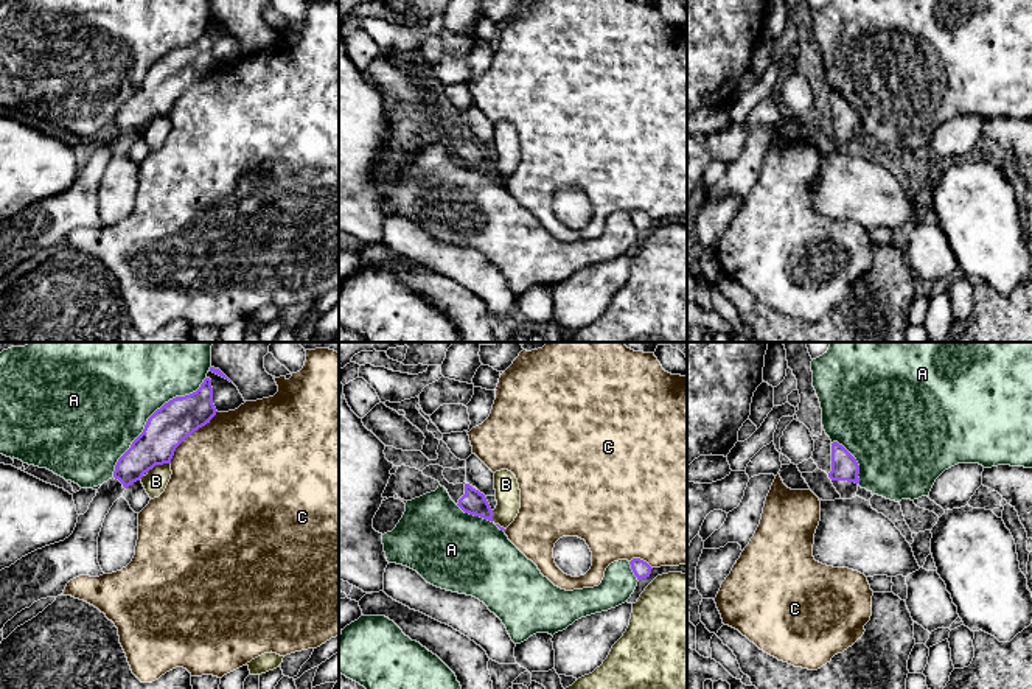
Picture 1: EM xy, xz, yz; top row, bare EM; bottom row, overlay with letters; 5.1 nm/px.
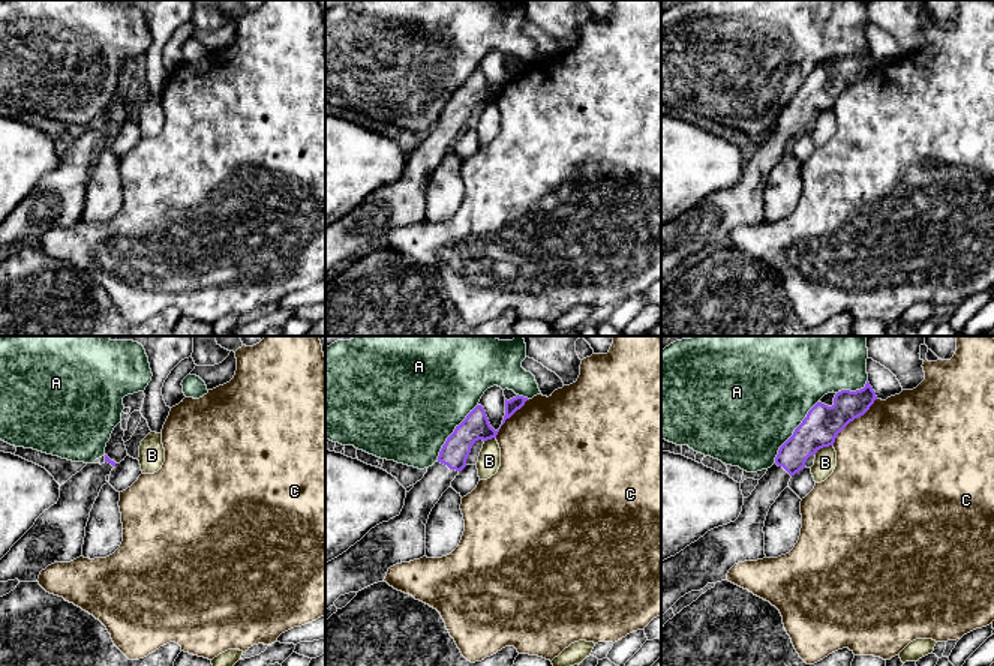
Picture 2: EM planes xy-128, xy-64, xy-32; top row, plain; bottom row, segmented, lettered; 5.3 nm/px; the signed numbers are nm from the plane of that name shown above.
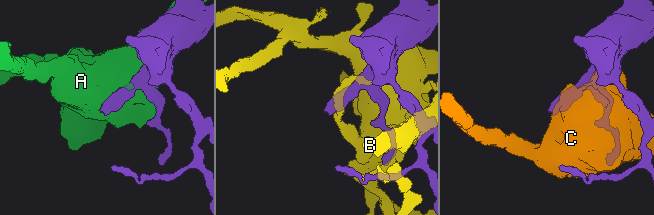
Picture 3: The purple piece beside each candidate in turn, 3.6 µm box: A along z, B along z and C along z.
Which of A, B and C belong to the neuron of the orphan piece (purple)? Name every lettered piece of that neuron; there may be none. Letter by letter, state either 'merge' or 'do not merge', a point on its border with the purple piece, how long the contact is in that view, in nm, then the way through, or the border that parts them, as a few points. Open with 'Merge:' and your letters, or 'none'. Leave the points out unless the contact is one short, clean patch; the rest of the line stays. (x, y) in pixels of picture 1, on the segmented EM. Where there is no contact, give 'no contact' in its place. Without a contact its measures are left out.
Merge: none
A: do not merge; meets purple in xy at (149, 417); contact 700 nm long
B: do not merge; meets purple in xy at (157, 464); contact 140 nm long
C: do not merge; meets purple in xy at (190, 434); contact 360 nm long

